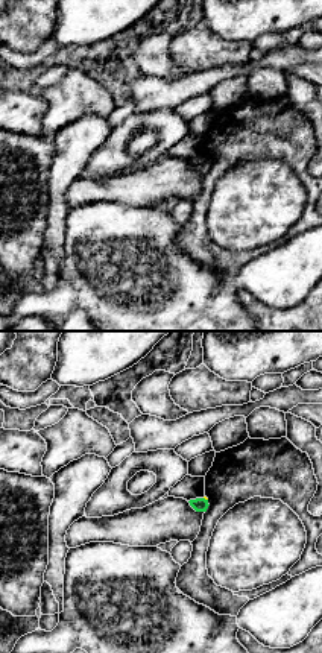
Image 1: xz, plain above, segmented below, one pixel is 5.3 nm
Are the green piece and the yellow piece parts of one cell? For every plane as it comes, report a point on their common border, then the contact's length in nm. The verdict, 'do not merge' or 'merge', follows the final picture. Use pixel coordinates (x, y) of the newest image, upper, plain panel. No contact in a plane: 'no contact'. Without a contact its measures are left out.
contact (204, 158); length 30 nm

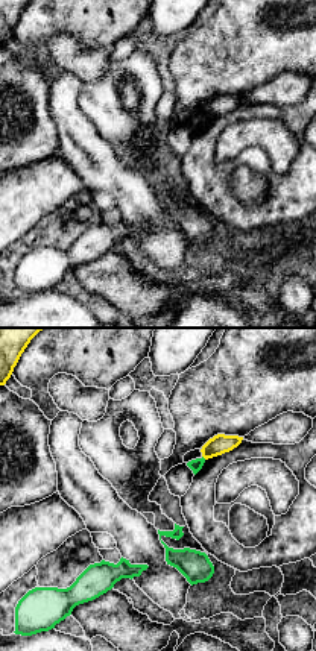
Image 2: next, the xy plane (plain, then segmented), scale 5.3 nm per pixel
no contact

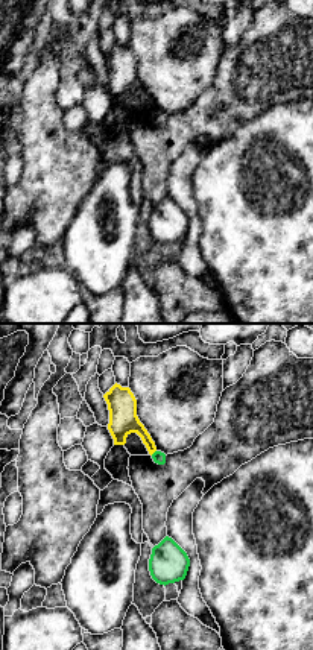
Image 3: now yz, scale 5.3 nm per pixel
contact (154, 113); length 40 nm

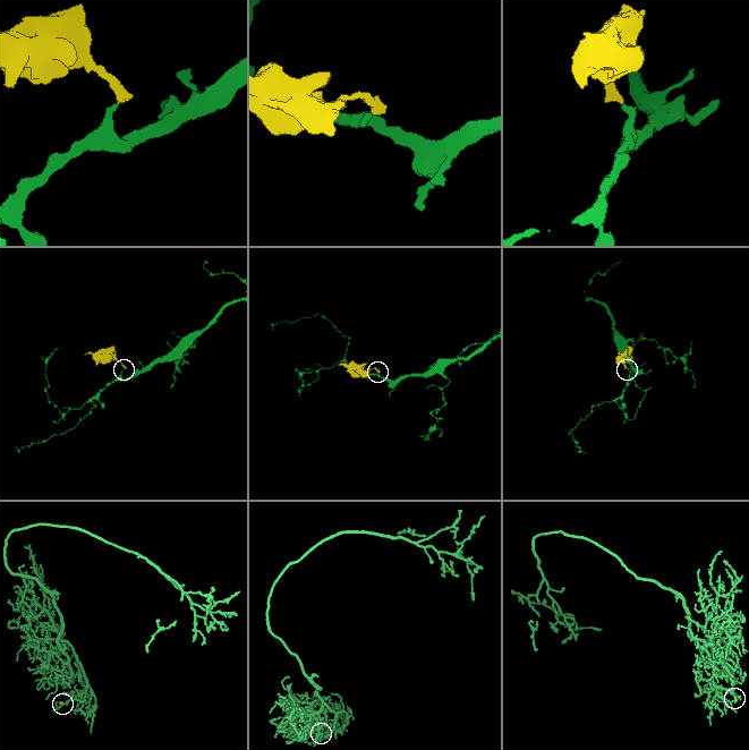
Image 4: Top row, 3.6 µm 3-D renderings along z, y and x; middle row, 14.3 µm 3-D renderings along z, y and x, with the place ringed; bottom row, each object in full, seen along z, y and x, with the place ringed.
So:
do not merge

